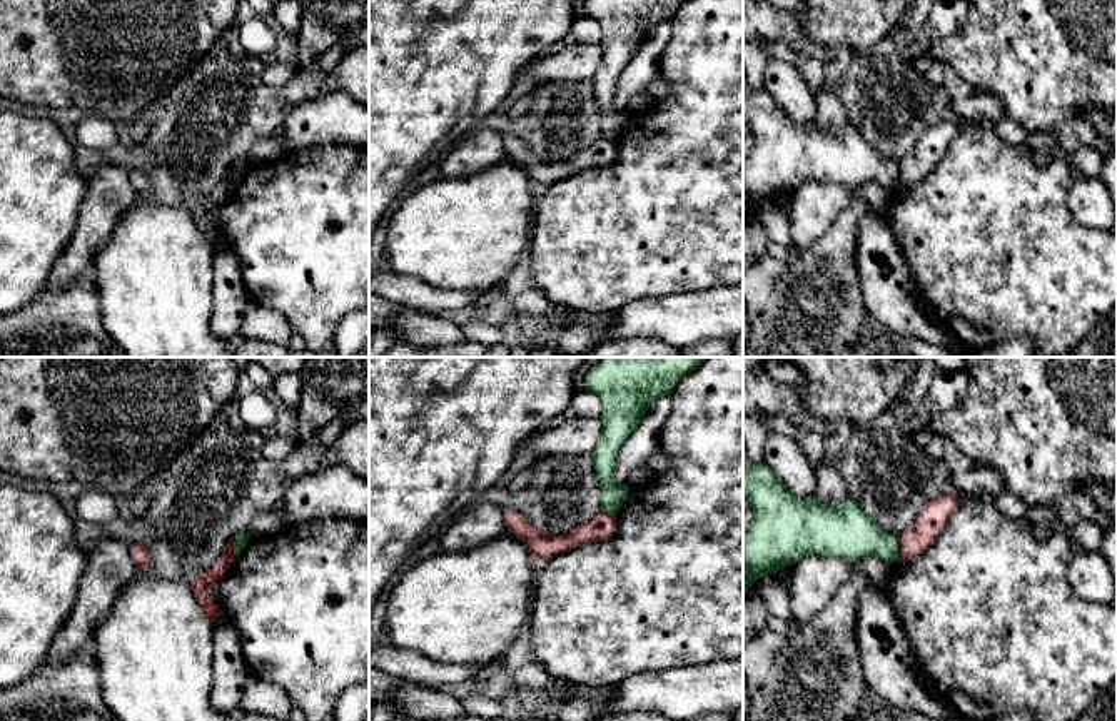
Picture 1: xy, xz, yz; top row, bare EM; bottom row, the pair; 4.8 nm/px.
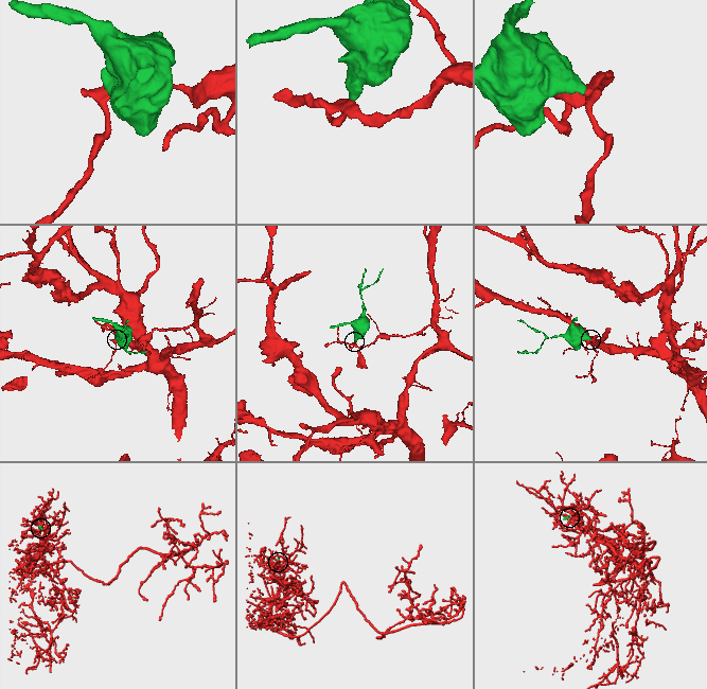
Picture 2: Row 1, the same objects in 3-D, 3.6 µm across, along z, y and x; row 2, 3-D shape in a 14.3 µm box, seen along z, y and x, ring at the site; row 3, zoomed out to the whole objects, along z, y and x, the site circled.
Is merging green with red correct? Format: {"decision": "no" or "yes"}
{"decision": "no"}

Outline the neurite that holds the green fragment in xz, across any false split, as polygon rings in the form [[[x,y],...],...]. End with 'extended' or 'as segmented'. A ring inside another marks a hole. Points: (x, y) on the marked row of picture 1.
[[[601,357],[599,362],[588,369],[584,391],[593,392],[603,406],[599,421],[603,424],[601,439],[593,451],[594,471],[601,486],[601,509],[616,514],[628,492],[628,484],[614,479],[616,457],[621,446],[633,434],[644,417],[648,407],[660,397],[670,396],[678,382],[696,371],[708,357]]]; as segmented

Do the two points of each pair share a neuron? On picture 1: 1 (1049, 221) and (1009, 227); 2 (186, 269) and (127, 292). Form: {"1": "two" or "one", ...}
{"1": "one", "2": "one"}

